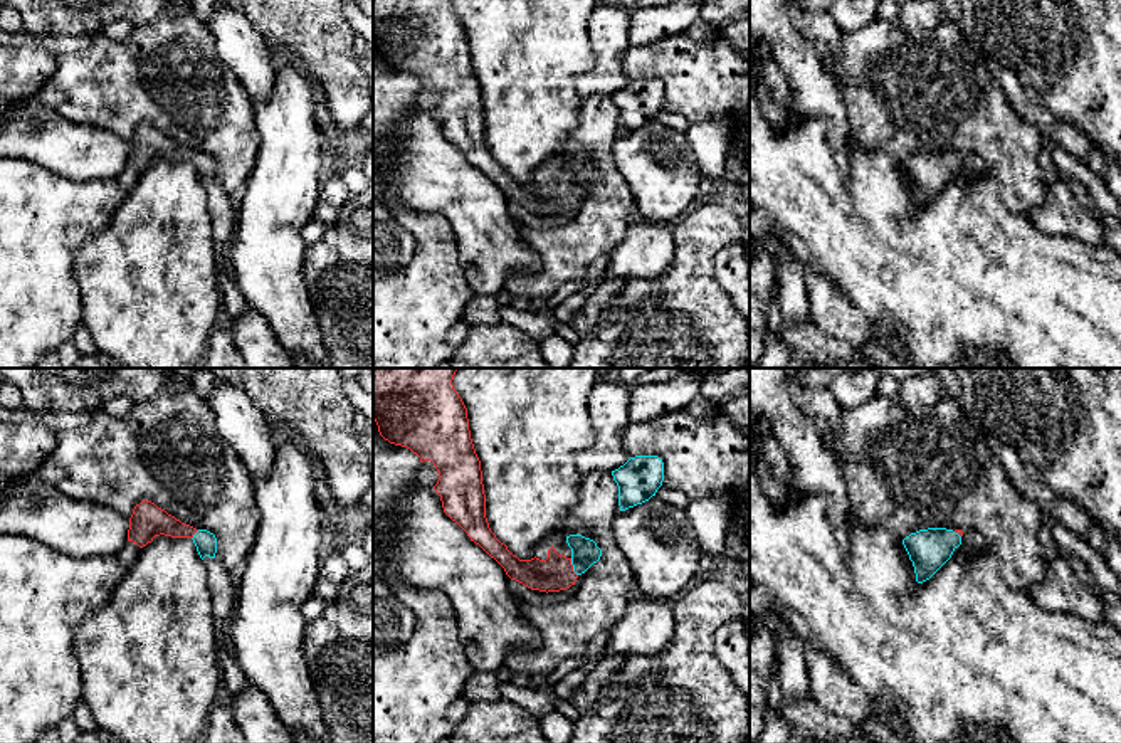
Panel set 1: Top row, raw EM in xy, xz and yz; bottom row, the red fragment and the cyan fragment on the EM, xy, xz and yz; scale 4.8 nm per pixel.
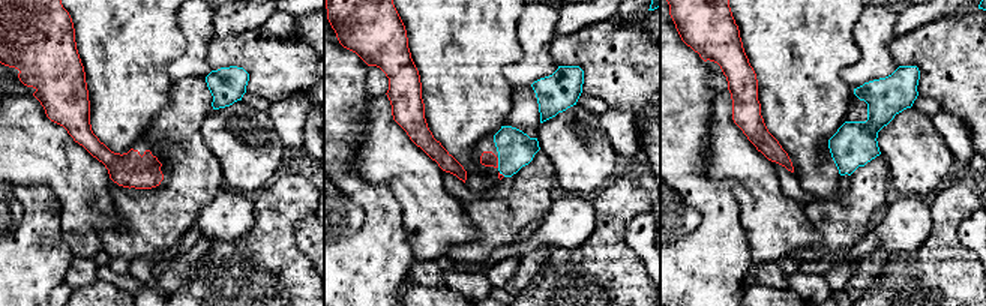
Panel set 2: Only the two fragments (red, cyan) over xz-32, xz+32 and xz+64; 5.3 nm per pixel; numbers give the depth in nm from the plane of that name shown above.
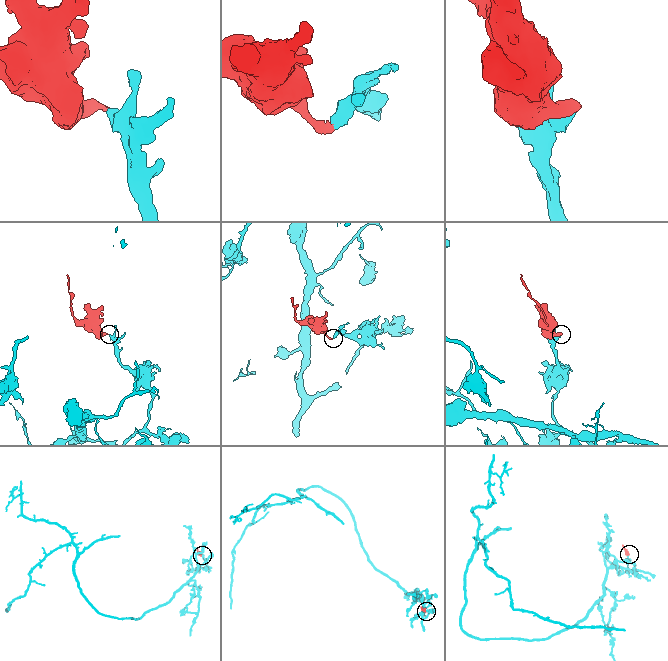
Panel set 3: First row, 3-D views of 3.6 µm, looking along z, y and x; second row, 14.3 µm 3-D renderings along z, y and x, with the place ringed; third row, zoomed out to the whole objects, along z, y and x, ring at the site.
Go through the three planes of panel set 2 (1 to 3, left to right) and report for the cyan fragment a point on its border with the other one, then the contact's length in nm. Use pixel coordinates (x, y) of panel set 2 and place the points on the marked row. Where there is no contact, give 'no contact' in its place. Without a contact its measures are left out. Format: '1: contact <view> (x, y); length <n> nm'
1: no contact
2: contact xz+32 (497, 162); length 60 nm
3: no contact

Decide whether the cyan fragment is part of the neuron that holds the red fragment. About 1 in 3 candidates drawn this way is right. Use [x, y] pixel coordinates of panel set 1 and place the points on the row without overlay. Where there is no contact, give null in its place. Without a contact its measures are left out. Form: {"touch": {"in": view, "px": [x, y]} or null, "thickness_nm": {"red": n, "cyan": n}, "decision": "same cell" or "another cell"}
{"touch": {"in": "xz", "px": [572, 190]}, "thickness_nm": {"red": 170, "cyan": 130}, "decision": "same cell"}

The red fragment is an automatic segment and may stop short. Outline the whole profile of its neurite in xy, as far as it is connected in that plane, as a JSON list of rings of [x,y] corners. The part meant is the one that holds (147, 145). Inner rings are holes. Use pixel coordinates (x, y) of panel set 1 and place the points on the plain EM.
[[[141,124],[134,129],[129,141],[128,165],[136,166],[139,171],[153,165],[155,160],[192,161],[200,182],[215,182],[217,161],[207,153],[195,153],[182,146],[165,133],[151,124]]]

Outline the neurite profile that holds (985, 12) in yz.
[[[971,0],[985,57],[1012,71],[1027,97],[1077,128],[1121,166],[1121,0]]]

